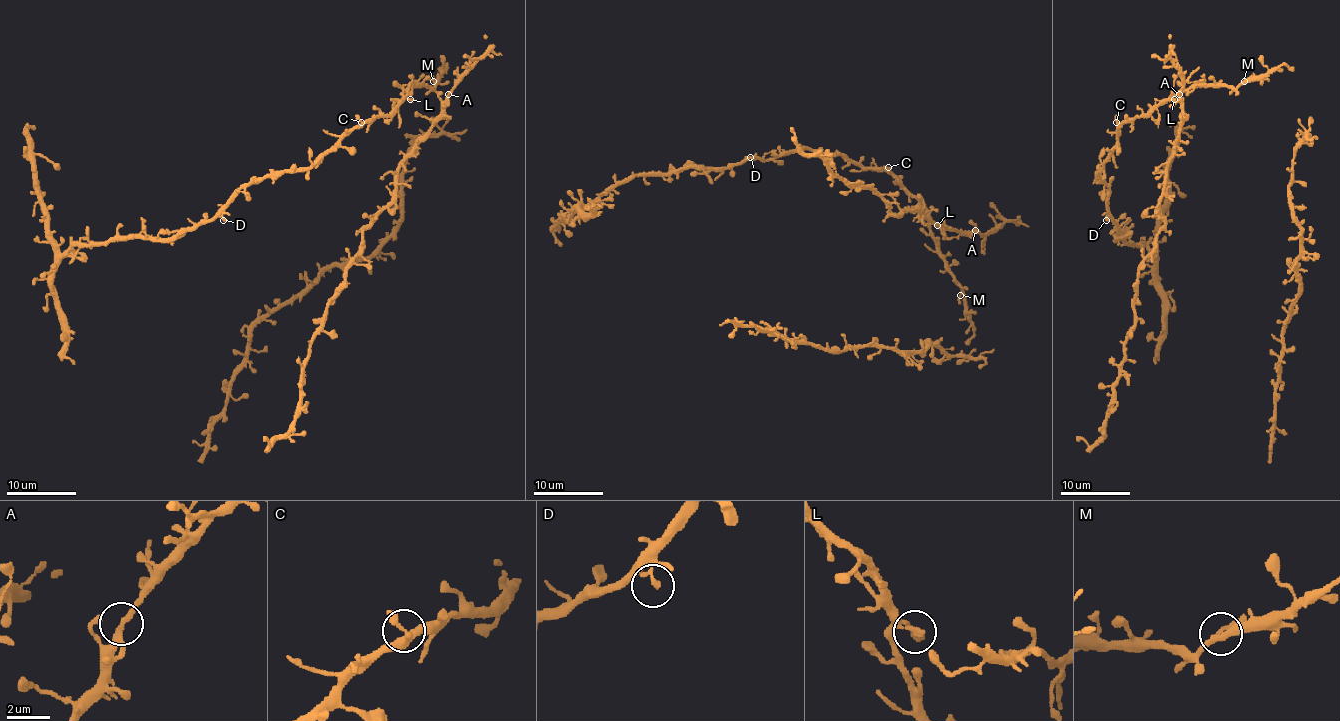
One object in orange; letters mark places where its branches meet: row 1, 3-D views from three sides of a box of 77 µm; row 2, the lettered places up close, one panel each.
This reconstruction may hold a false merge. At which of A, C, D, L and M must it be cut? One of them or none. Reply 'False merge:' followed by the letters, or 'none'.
False merge: none

